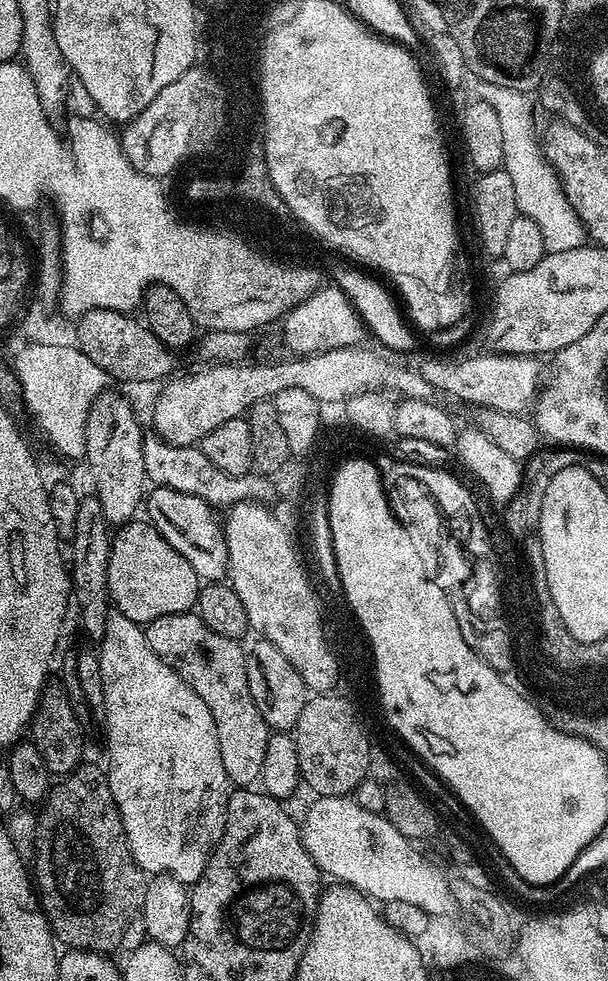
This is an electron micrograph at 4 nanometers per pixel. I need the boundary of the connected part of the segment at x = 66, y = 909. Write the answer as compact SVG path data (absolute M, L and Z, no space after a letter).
M81 763L79 768L57 779L40 809L45 808L39 809L36 817L34 882L38 887L38 899L44 917L52 927L53 937L61 945L68 944L64 946L81 952L112 954L112 951L119 949L122 934L130 920L141 915L149 877L132 856L114 794L110 794L105 769L95 768L88 763Z

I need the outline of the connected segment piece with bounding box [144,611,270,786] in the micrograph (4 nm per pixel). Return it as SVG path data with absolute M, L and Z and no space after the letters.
M191 611L154 618L144 628L144 637L150 650L154 650L154 654L169 664L192 687L194 694L210 706L218 746L222 750L222 766L226 766L229 781L236 786L255 785L260 778L270 729L252 697L245 649L243 652L237 641L210 630L210 626Z

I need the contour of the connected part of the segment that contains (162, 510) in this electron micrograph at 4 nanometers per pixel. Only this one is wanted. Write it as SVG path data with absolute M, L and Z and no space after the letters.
M156 486L146 496L147 519L194 566L196 575L204 582L220 582L225 579L228 566L228 551L224 529L218 516L215 516L213 505L207 504L201 496L176 490L174 488Z

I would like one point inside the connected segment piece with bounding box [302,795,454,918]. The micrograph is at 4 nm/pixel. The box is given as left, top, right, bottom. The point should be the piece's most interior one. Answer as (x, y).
(365, 851)

